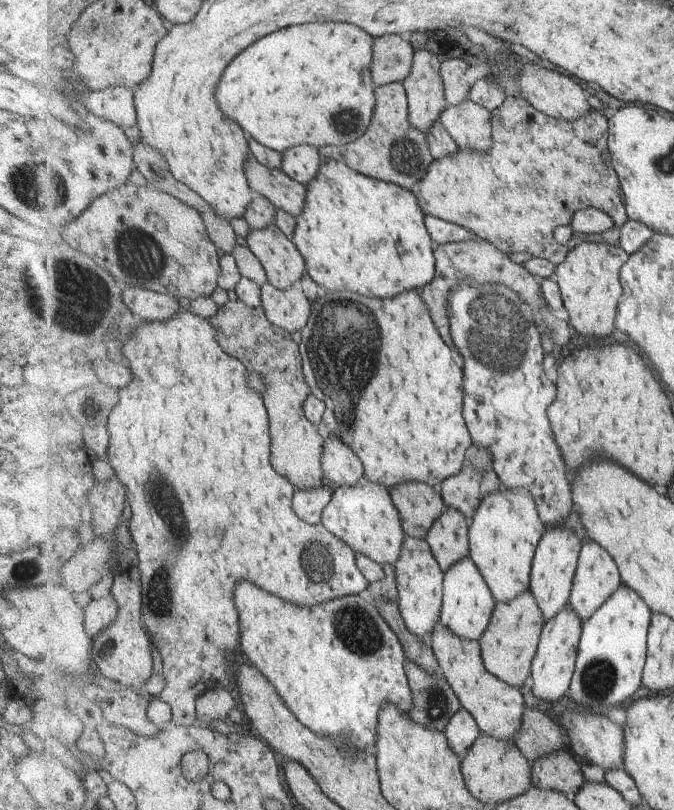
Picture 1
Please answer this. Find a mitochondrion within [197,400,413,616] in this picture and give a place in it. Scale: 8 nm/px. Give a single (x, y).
(316, 562)

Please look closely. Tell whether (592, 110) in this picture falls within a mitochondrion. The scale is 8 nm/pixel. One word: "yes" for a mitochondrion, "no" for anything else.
no

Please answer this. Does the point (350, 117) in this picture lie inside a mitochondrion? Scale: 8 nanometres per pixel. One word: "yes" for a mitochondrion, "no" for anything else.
yes

